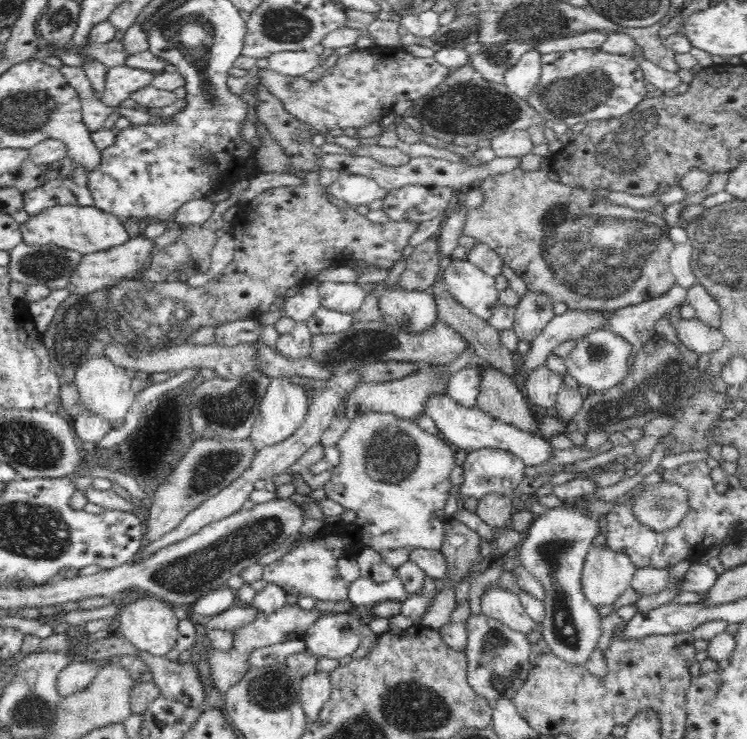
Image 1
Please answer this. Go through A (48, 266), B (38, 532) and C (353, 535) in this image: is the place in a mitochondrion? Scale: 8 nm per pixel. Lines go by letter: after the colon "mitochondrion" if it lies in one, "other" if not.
A: mitochondrion
B: mitochondrion
C: other

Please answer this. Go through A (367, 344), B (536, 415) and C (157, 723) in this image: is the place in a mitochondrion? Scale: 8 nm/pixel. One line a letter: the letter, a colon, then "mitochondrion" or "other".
A: mitochondrion
B: other
C: other

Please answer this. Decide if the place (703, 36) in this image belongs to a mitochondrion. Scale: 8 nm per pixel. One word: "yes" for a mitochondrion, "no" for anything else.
no

